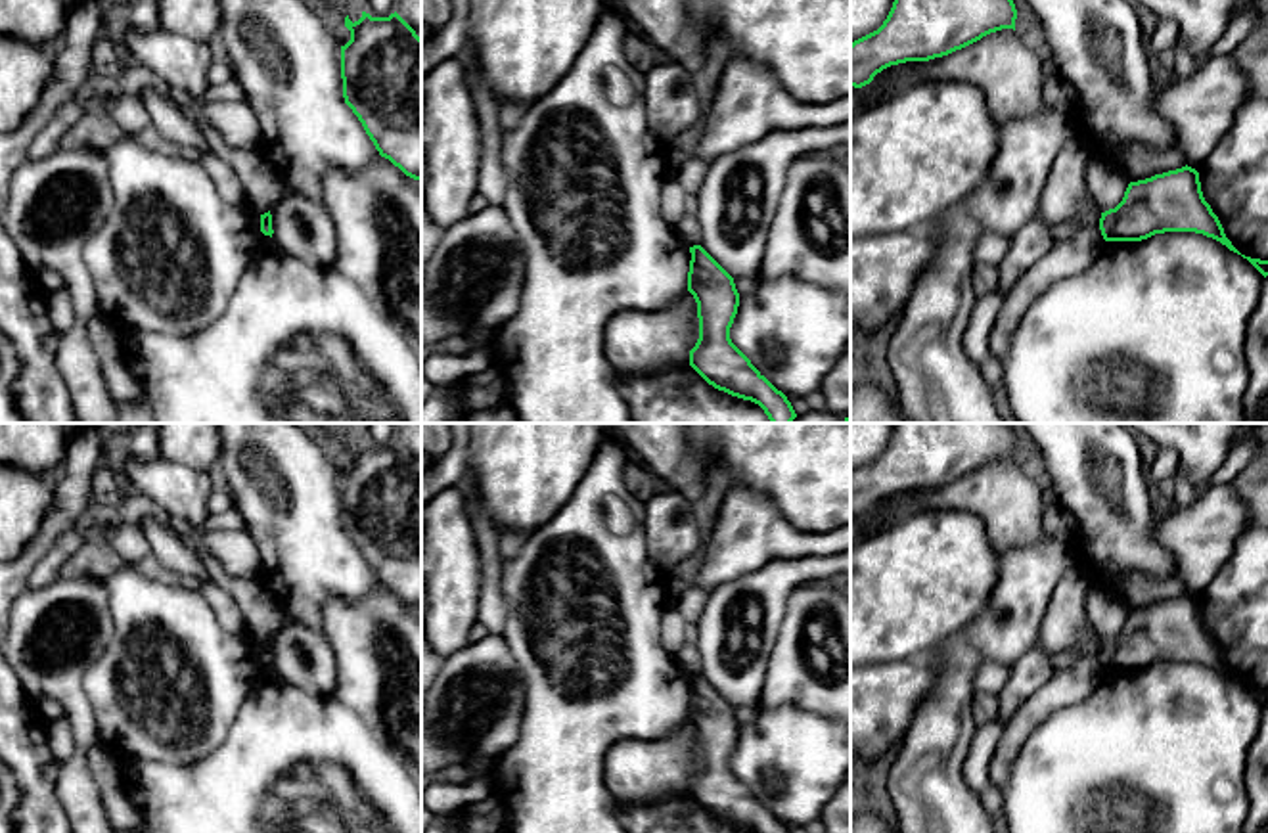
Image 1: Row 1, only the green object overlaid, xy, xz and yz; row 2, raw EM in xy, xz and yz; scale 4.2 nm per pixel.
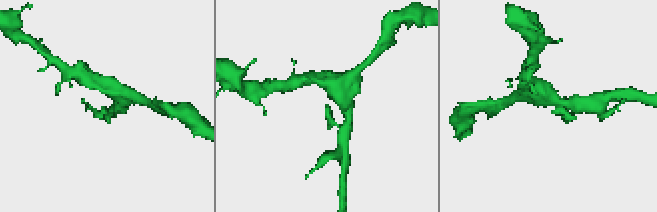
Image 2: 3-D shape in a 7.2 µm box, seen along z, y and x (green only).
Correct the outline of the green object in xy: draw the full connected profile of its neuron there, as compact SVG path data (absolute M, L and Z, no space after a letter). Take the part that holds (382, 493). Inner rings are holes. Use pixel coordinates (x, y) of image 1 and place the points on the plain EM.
M395 440L358 450L345 446L351 469L341 475L345 532L381 586L421 609L421 467Z

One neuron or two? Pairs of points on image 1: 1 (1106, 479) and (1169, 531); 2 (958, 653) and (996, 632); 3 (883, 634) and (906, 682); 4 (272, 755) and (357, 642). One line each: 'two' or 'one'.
1: two
2: two
3: two
4: two

